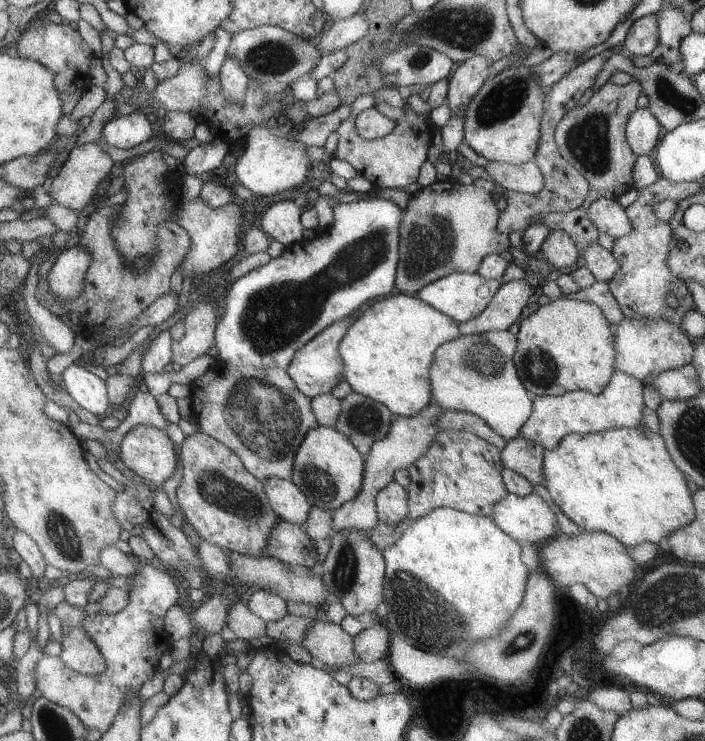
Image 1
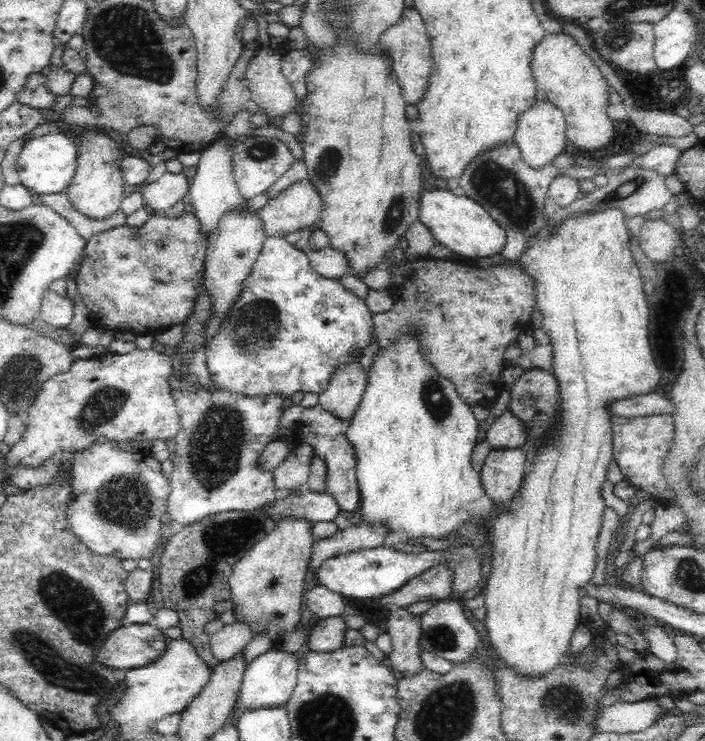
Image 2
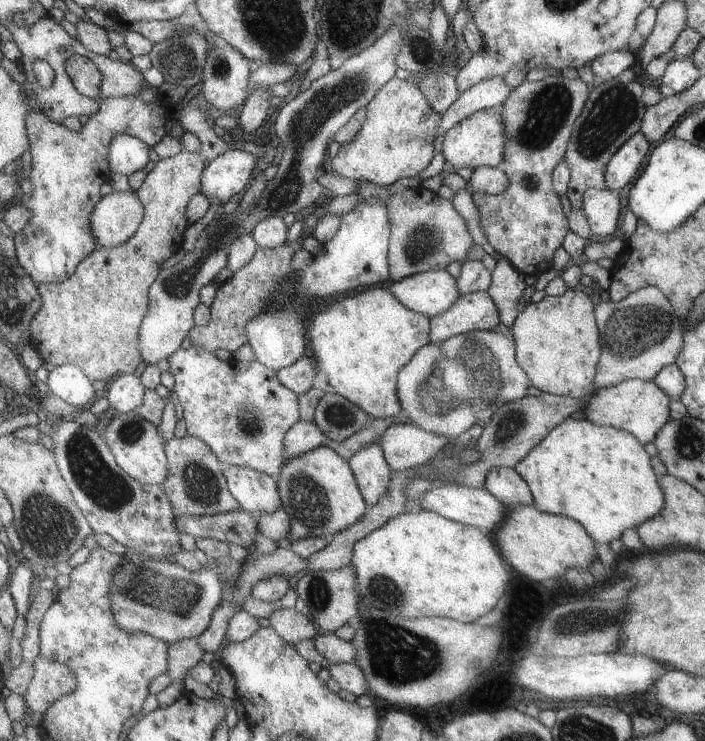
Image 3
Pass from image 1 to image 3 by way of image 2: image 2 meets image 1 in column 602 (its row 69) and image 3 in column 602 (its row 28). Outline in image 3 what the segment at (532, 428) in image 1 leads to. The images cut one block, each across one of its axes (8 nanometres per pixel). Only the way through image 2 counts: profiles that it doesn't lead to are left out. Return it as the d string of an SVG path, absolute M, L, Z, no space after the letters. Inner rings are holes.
M623 380L609 388L599 388L595 396L583 406L585 420L597 426L609 426L633 434L637 442L649 444L657 436L663 424L669 424L669 402L671 398L661 392L653 380Z

